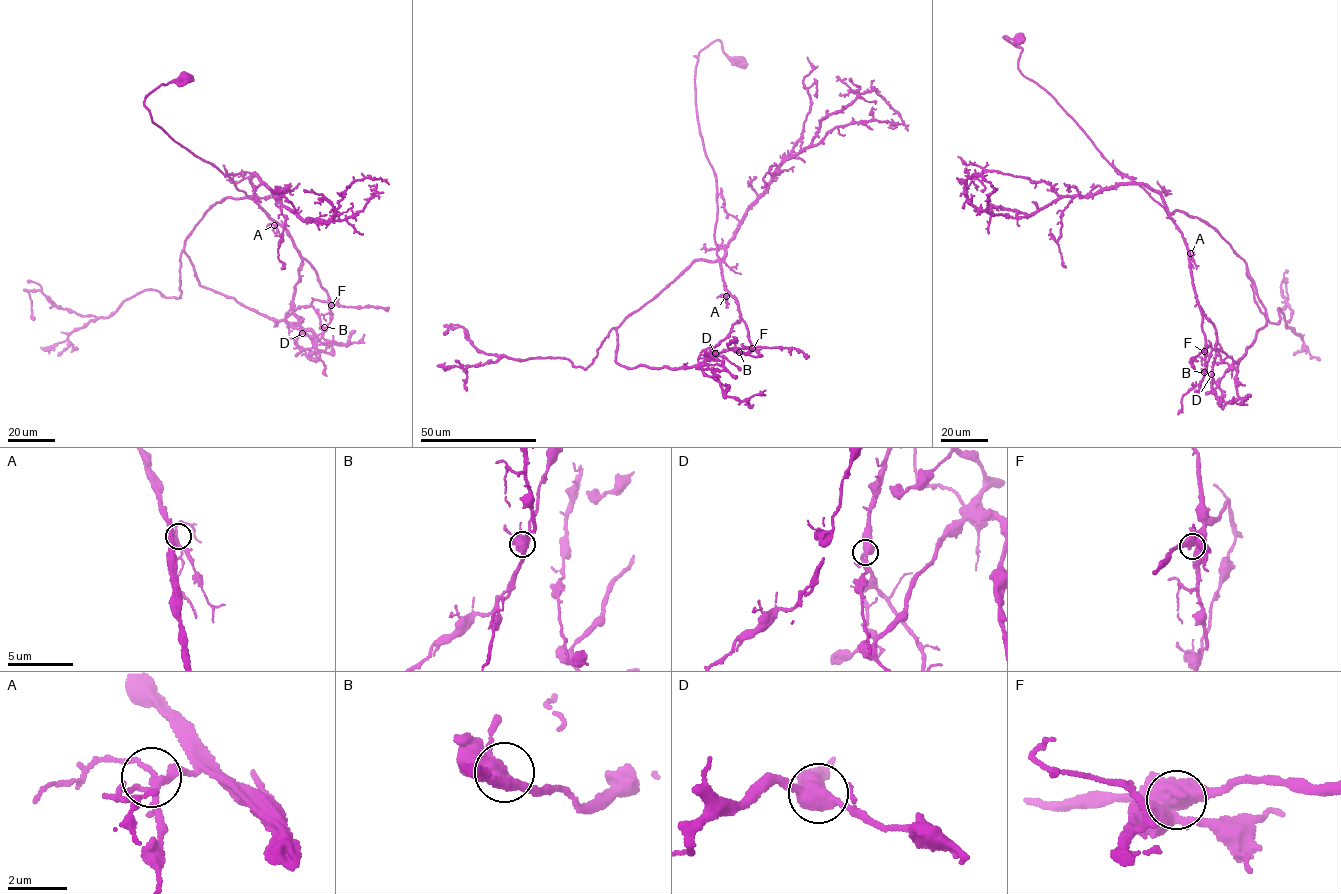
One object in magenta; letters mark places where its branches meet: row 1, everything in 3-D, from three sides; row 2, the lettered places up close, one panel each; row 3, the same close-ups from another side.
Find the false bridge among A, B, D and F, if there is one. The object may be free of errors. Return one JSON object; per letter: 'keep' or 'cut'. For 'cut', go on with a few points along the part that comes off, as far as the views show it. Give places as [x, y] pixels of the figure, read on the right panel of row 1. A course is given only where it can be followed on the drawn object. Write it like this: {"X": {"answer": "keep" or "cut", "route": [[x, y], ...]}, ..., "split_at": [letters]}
{"A": {"answer": "keep"}, "B": {"answer": "keep"}, "D": {"answer": "keep"}, "F": {"answer": "keep"}, "split_at": []}

